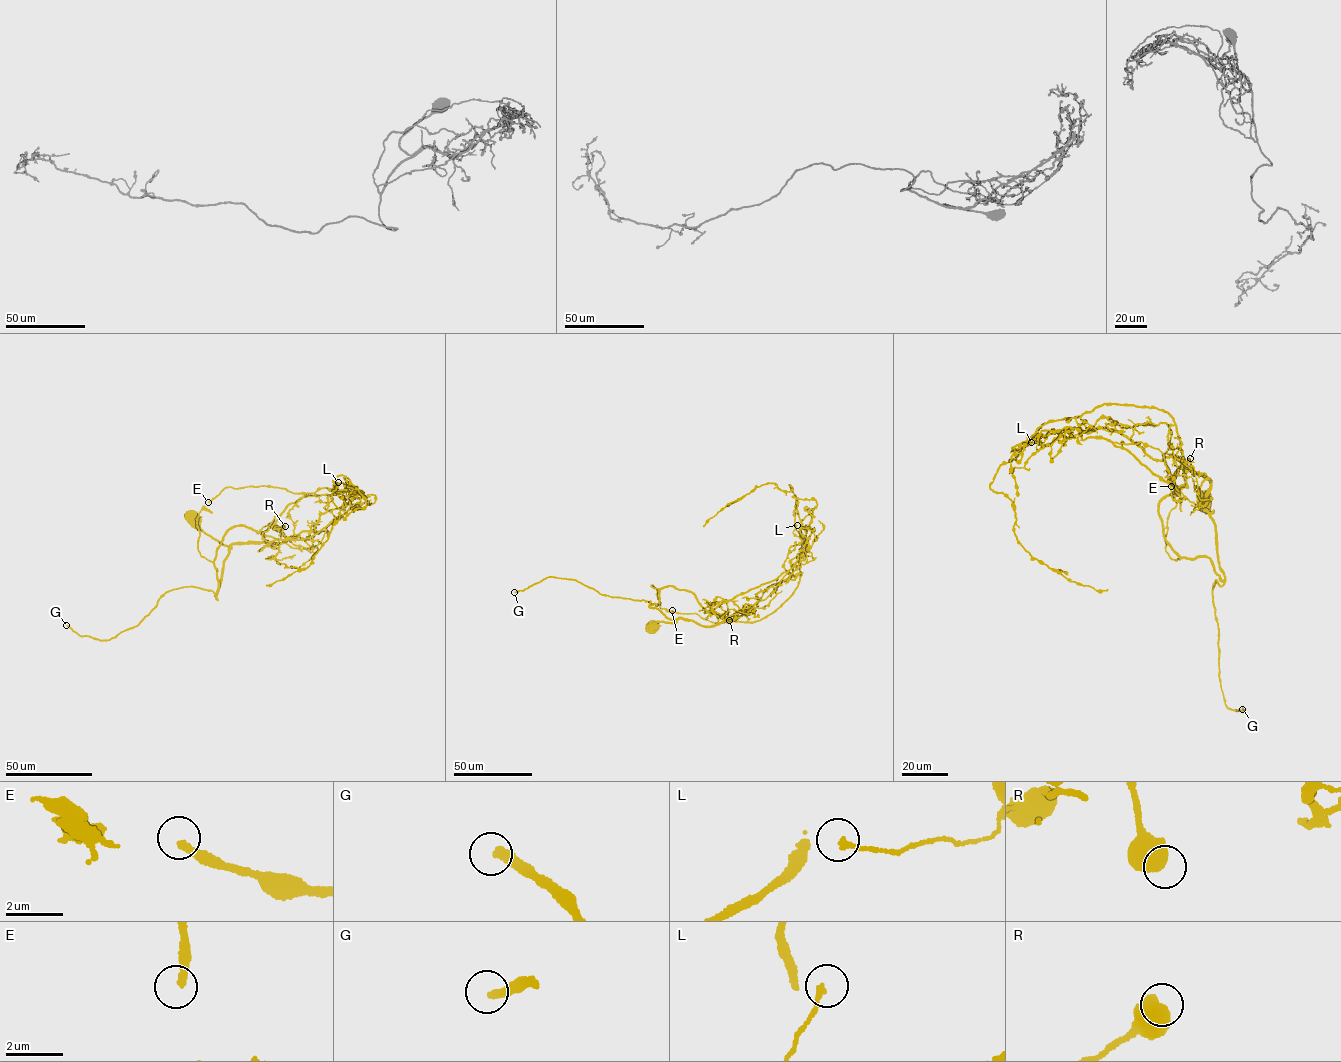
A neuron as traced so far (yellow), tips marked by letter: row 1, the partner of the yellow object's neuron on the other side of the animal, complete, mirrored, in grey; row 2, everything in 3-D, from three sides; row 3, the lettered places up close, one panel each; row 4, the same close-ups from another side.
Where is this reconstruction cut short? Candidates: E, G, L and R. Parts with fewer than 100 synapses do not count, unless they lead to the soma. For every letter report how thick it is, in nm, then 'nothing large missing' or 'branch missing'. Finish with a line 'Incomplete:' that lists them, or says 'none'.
E: 280 nm thick; nothing large missing
G: 300 nm thick; branch missing
L: 170 nm thick; nothing large missing
R: 700 nm thick; nothing large missing
Incomplete: G

